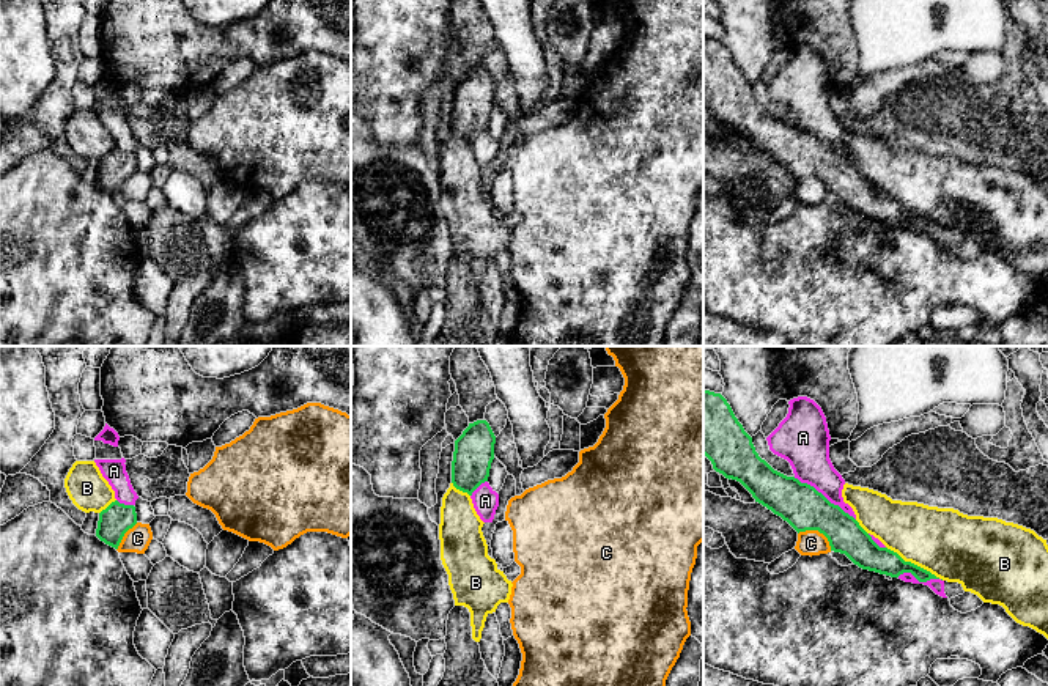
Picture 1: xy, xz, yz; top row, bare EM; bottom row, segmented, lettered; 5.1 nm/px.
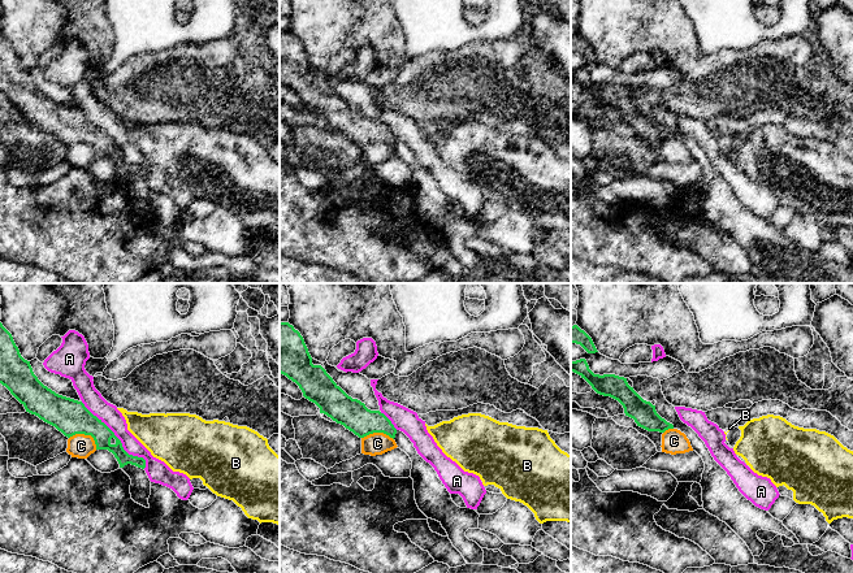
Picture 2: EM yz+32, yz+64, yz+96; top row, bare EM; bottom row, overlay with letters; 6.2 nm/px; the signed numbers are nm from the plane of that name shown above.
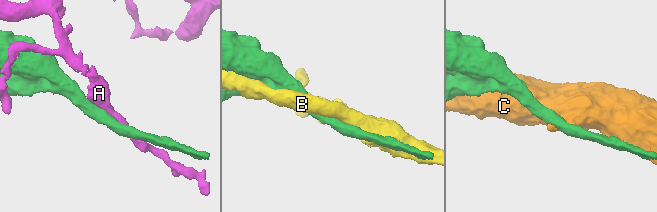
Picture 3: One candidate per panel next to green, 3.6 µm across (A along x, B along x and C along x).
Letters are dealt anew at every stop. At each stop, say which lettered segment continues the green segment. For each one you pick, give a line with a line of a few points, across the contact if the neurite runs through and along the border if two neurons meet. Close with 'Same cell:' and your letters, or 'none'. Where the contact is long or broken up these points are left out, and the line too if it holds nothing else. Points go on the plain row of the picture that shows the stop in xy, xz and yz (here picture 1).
Same cell: none

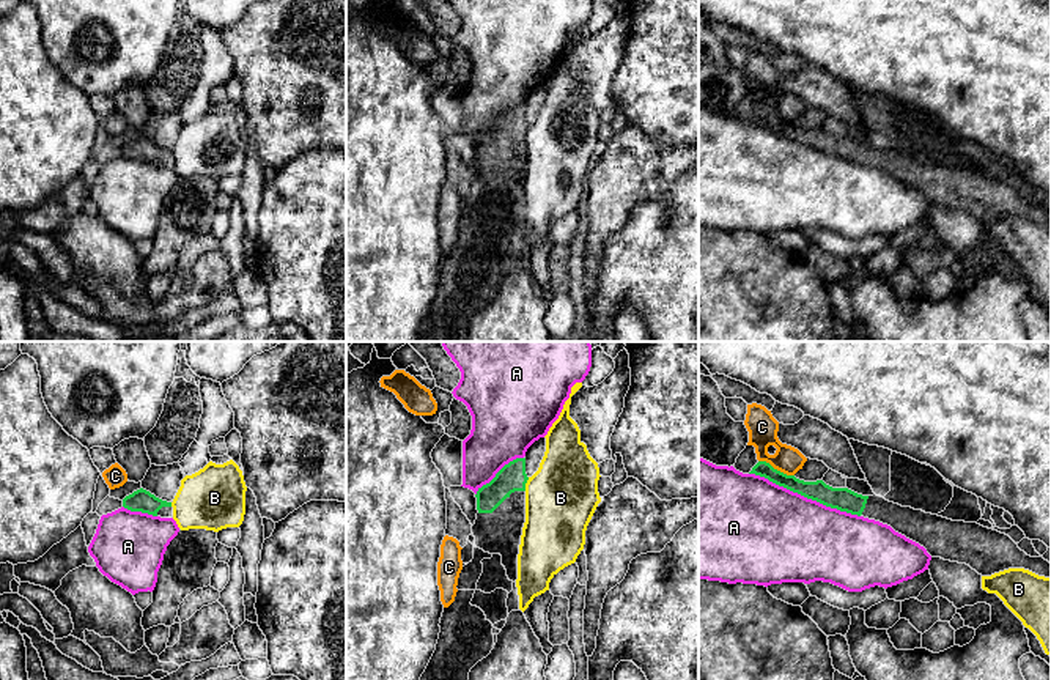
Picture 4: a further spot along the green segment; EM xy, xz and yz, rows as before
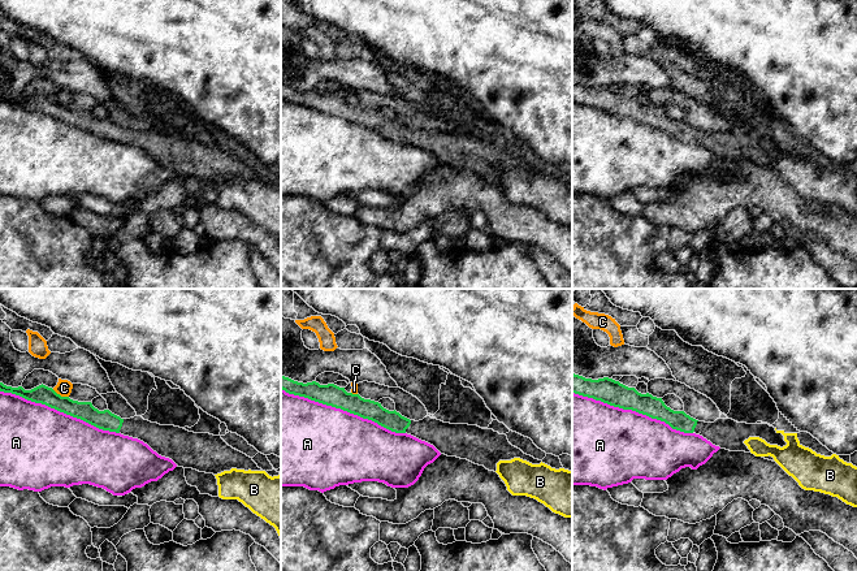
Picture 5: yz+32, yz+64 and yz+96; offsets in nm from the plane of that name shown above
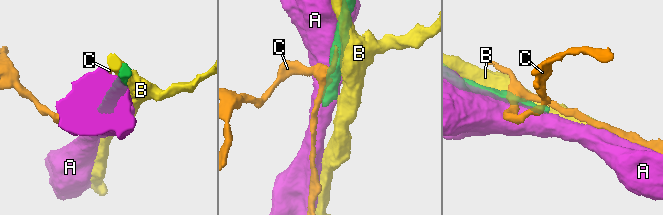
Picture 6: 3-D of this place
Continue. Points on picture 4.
Same cell: none

